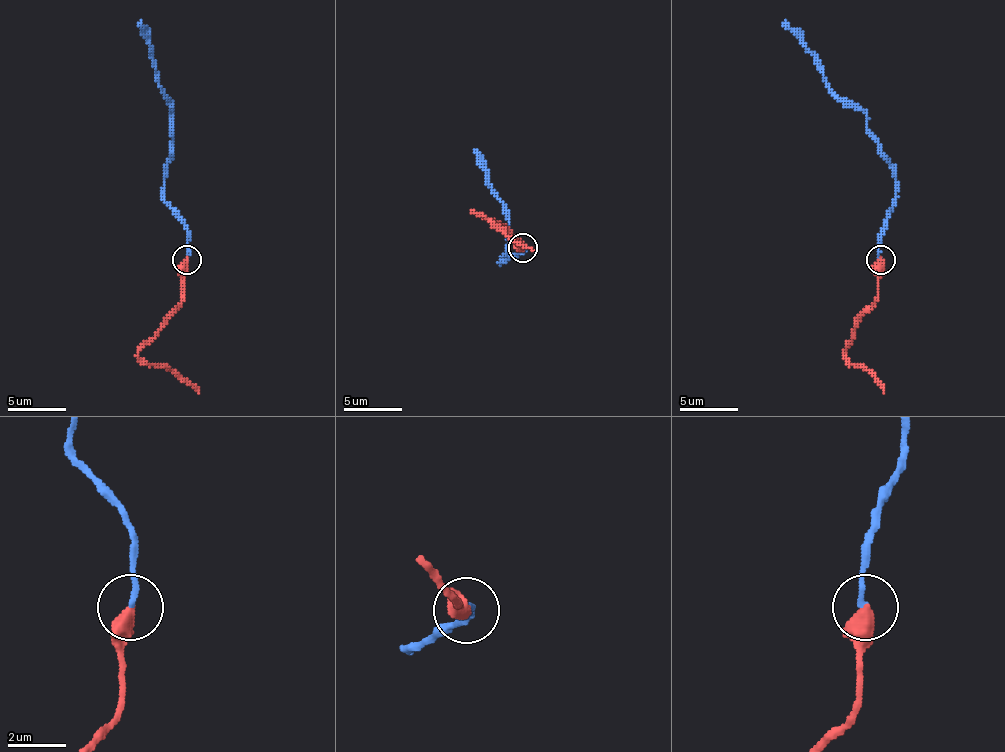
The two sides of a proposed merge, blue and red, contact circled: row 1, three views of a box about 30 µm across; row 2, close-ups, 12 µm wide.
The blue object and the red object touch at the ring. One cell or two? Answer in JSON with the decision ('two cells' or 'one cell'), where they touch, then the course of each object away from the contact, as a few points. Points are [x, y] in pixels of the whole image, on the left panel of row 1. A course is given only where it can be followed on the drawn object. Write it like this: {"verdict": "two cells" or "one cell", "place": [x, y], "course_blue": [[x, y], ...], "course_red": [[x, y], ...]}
{"verdict": "one cell", "place": [186, 259], "course_blue": [[187, 260], [184, 220], [164, 199], [164, 167], [173, 127], [173, 101], [158, 86], [155, 60], [141, 20]], "course_red": [[187, 260], [184, 301], [138, 356], [149, 364], [164, 364], [199, 393]]}

